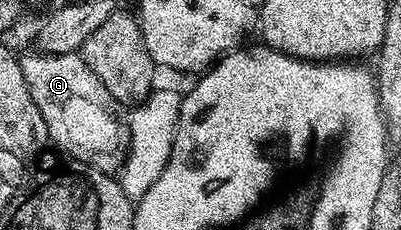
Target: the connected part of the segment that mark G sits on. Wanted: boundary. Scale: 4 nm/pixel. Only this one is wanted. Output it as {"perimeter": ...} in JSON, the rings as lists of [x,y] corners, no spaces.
{"perimeter":[[[33,50],[29,56],[21,55],[19,62],[22,74],[26,78],[26,86],[30,90],[30,98],[34,98],[42,114],[42,122],[46,122],[49,141],[53,145],[56,143],[65,152],[65,157],[81,160],[83,164],[97,168],[105,174],[119,173],[128,154],[128,122],[125,113],[120,113],[123,112],[121,105],[117,104],[110,90],[102,86],[98,74],[94,74],[94,70],[90,70],[84,59],[74,52],[55,56],[49,52]]]}

